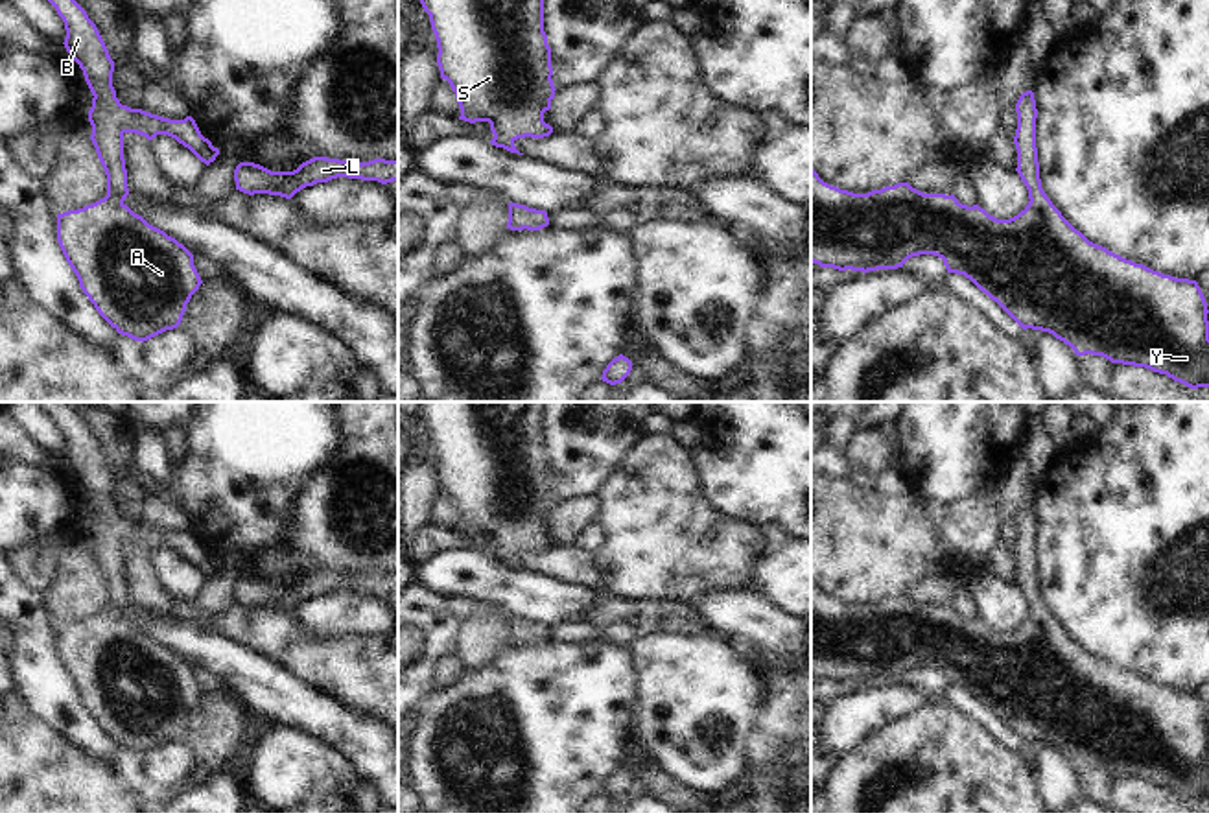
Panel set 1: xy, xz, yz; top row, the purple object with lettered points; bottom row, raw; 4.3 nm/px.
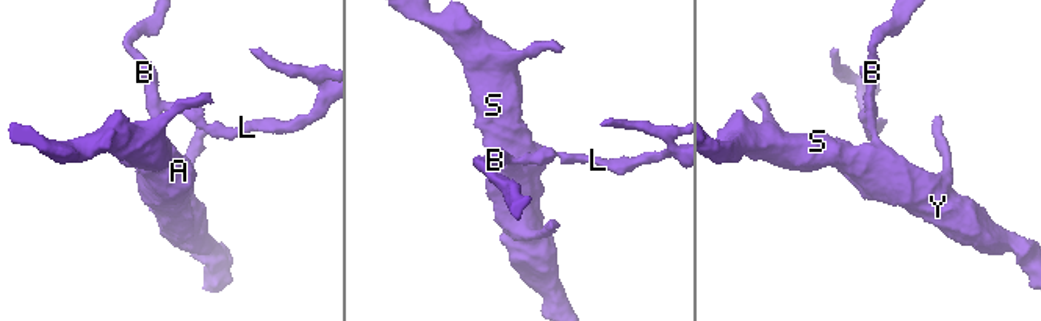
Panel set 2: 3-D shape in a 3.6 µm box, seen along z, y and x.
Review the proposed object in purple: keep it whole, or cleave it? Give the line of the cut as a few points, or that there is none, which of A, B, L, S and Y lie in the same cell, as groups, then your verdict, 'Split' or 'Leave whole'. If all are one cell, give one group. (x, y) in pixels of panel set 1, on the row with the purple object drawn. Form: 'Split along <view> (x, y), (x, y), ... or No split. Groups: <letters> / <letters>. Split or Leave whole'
No split. Groups: A B L S Y. Leave whole

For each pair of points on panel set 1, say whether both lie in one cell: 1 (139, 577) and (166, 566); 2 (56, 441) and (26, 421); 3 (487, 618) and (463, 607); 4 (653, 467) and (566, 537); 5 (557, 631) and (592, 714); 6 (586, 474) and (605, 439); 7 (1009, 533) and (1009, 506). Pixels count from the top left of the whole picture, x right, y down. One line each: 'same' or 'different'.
1: different
2: same
3: different
4: different
5: different
6: same
7: same

